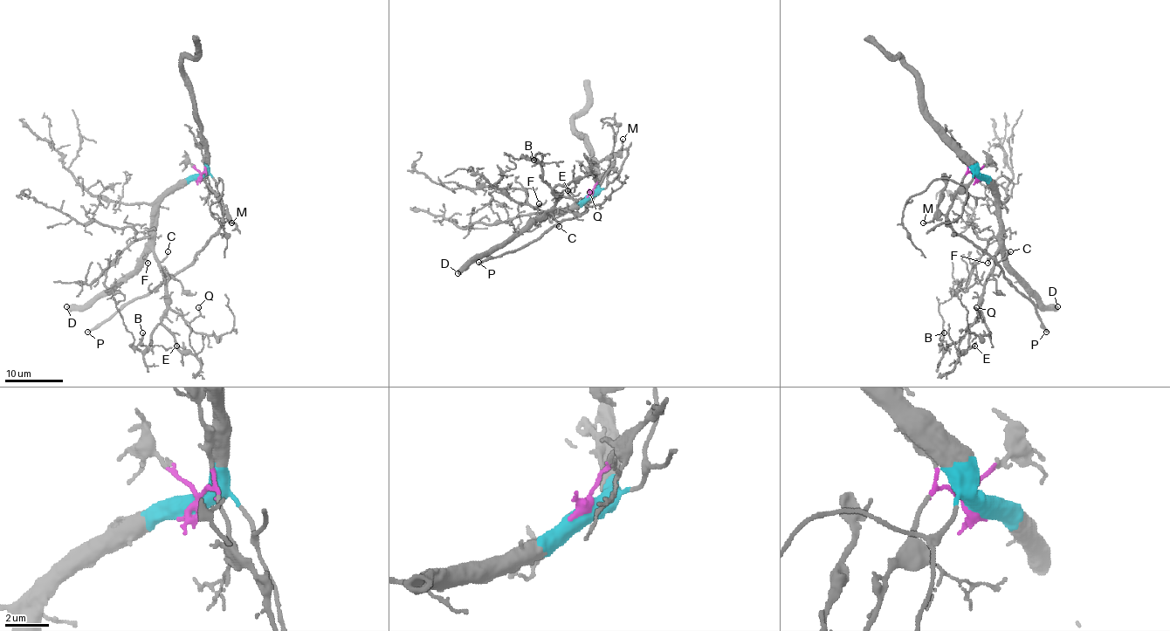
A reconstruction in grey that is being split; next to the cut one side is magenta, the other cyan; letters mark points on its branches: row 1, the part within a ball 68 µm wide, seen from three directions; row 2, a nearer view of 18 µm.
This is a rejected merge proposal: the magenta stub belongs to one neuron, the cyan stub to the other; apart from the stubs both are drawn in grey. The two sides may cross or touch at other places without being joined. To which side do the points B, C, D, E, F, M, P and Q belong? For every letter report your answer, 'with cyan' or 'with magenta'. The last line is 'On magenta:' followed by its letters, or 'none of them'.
B: with cyan
C: with cyan
D: with cyan
E: with cyan
F: with cyan
M: with magenta
P: with magenta
Q: with cyan
On magenta: M, P

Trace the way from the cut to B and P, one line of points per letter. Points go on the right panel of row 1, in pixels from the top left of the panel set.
B: (979, 177), (990, 186), (997, 205), (999, 249), (984, 285), (980, 315), (945, 351), (943, 332)
P: (977, 177), (970, 171), (964, 177), (948, 212), (949, 225), (999, 264), (1003, 275), (1035, 307), (1046, 332)

